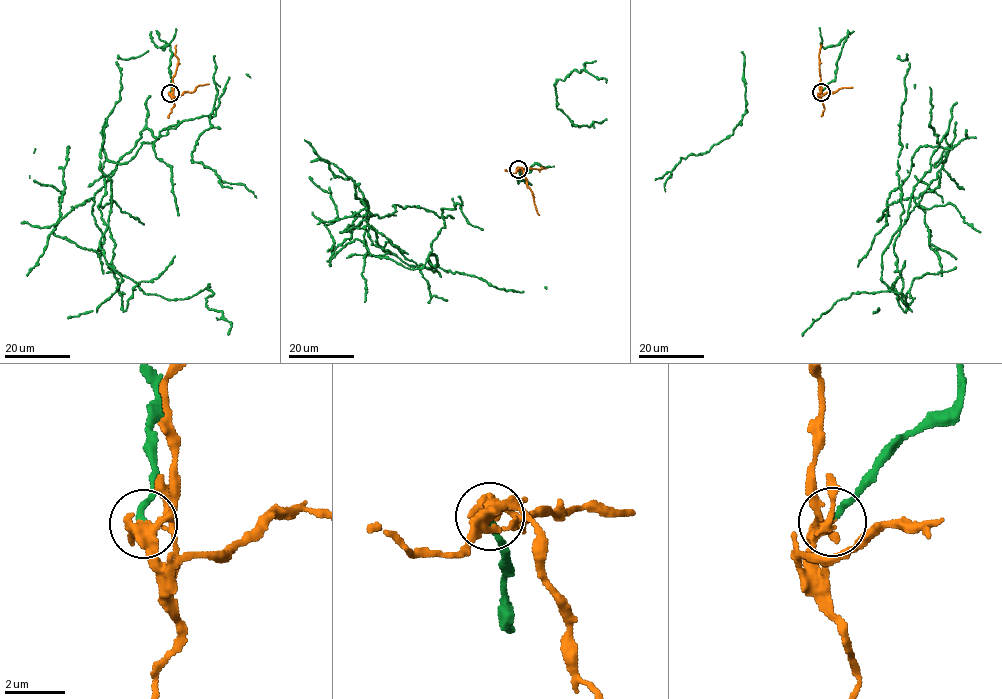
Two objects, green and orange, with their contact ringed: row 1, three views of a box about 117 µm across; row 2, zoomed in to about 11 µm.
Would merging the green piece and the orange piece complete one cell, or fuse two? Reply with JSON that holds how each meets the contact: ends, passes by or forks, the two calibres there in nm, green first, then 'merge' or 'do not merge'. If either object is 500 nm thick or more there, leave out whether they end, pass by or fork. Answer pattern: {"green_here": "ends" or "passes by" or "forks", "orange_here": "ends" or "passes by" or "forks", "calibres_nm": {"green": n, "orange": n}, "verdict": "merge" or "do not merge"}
{"green_here": "ends", "orange_here": "passes by", "calibres_nm": {"green": 200, "orange": 380}, "verdict": "do not merge"}

